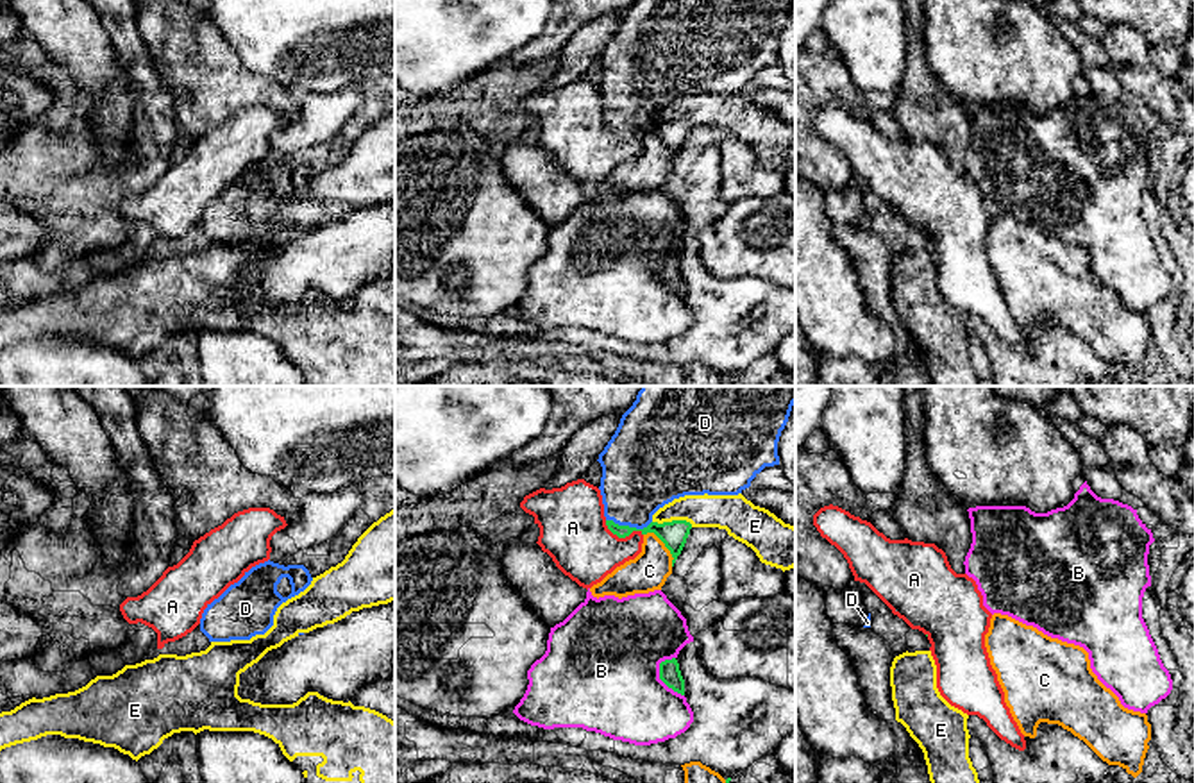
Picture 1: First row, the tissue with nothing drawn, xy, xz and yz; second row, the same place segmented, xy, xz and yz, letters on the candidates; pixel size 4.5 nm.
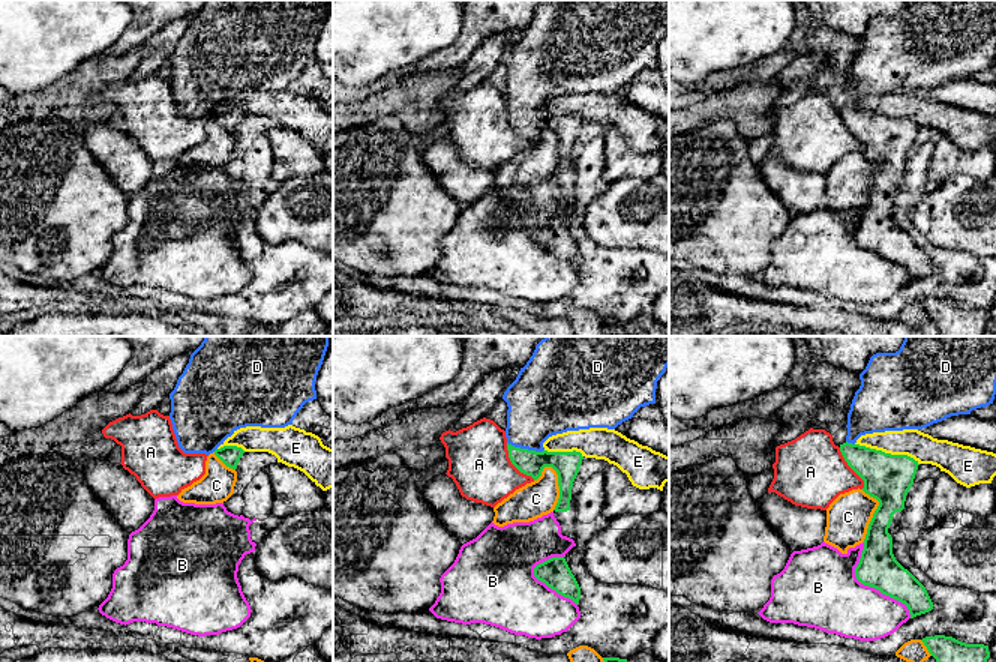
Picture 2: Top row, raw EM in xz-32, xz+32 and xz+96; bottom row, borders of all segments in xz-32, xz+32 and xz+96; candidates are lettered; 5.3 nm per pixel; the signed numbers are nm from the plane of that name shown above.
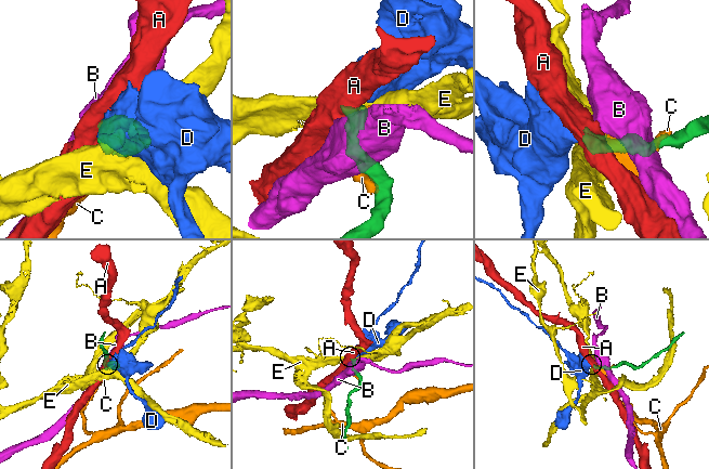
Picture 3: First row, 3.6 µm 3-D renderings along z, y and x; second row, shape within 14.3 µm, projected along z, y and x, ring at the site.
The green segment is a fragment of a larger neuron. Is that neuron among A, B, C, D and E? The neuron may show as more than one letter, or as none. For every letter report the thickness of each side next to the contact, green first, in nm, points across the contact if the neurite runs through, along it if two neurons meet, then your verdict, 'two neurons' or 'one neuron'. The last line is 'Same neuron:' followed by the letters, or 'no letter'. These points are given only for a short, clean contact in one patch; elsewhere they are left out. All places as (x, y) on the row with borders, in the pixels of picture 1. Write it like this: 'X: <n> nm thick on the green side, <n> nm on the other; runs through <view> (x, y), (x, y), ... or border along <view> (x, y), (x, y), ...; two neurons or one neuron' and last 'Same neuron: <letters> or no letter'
A: 120 nm thick on the green side, 300 nm on the other; border along xz (605, 521), (619, 537), (628, 537), (633, 531), (642, 535); two neurons
B: 100 nm thick on the green side, 460 nm on the other; two neurons
C: 120 nm thick on the green side, 170 nm on the other; two neurons
D: 120 nm thick on the green side, 360 nm on the other; runs through xz (674, 533), (628, 526), (630, 497), (642, 472); one neuron
E: 120 nm thick on the green side, 160 nm on the other; two neurons
Same neuron: D

